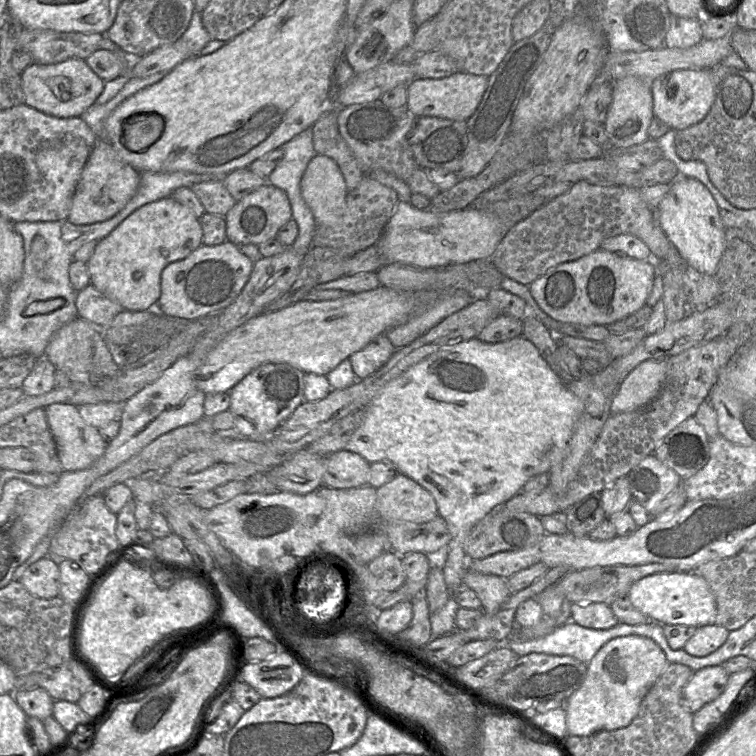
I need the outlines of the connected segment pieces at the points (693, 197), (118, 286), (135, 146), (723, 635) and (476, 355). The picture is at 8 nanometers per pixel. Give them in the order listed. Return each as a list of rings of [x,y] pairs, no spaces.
[[[678,175],[670,184],[668,194],[654,209],[658,225],[689,267],[714,275],[726,249],[726,228],[720,218],[720,208],[699,180]]]
[[[172,197],[149,202],[126,217],[109,235],[97,242],[87,269],[98,291],[118,303],[123,310],[155,309],[161,294],[161,273],[170,263],[182,260],[203,245],[203,231],[194,213]]]
[[[138,114],[141,117],[133,119],[133,122],[125,122],[123,138],[125,146],[132,152],[142,152],[153,145],[161,136],[161,117],[157,114]]]
[[[717,624],[697,627],[695,634],[686,642],[683,650],[694,657],[704,657],[720,648],[727,640],[729,631]]]
[[[524,336],[494,344],[484,343],[476,337],[441,348],[390,381],[363,410],[358,412],[361,413],[361,424],[350,438],[345,450],[361,456],[370,464],[392,465],[399,474],[409,477],[432,495],[438,514],[445,520],[450,534],[450,540],[446,546],[446,562],[442,571],[451,596],[463,587],[463,575],[468,569],[469,561],[466,554],[466,542],[473,526],[492,509],[504,505],[507,500],[517,495],[529,479],[548,473],[565,459],[575,423],[582,412],[582,401],[566,387],[564,381],[541,356],[538,349]]]

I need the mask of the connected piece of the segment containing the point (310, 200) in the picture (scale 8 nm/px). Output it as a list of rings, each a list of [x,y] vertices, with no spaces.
[[[315,155],[305,169],[300,187],[316,225],[332,225],[342,216],[348,191],[344,177],[333,159]]]

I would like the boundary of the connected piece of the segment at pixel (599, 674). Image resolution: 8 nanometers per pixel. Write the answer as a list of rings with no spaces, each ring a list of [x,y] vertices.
[[[629,635],[609,640],[587,663],[586,677],[581,686],[564,702],[568,735],[588,736],[600,731],[618,730],[630,725],[638,714],[642,700],[668,665],[665,653],[650,638]]]

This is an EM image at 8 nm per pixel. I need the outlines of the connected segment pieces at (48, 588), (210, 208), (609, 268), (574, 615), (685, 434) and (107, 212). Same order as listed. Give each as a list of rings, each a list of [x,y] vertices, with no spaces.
[[[43,557],[31,564],[19,580],[32,595],[51,599],[60,595],[60,571],[56,559]]]
[[[221,180],[198,183],[190,188],[209,214],[224,217],[237,203]]]
[[[598,248],[578,260],[558,265],[528,288],[540,309],[556,321],[607,326],[646,305],[656,275],[654,261],[638,260]]]
[[[590,602],[572,603],[570,620],[595,630],[610,629],[619,623],[609,605]]]
[[[691,417],[662,440],[654,456],[684,480],[695,475],[706,464],[708,441],[703,427]]]
[[[97,138],[81,172],[67,220],[85,225],[110,219],[134,197],[139,182],[140,172],[125,164],[105,139]]]

